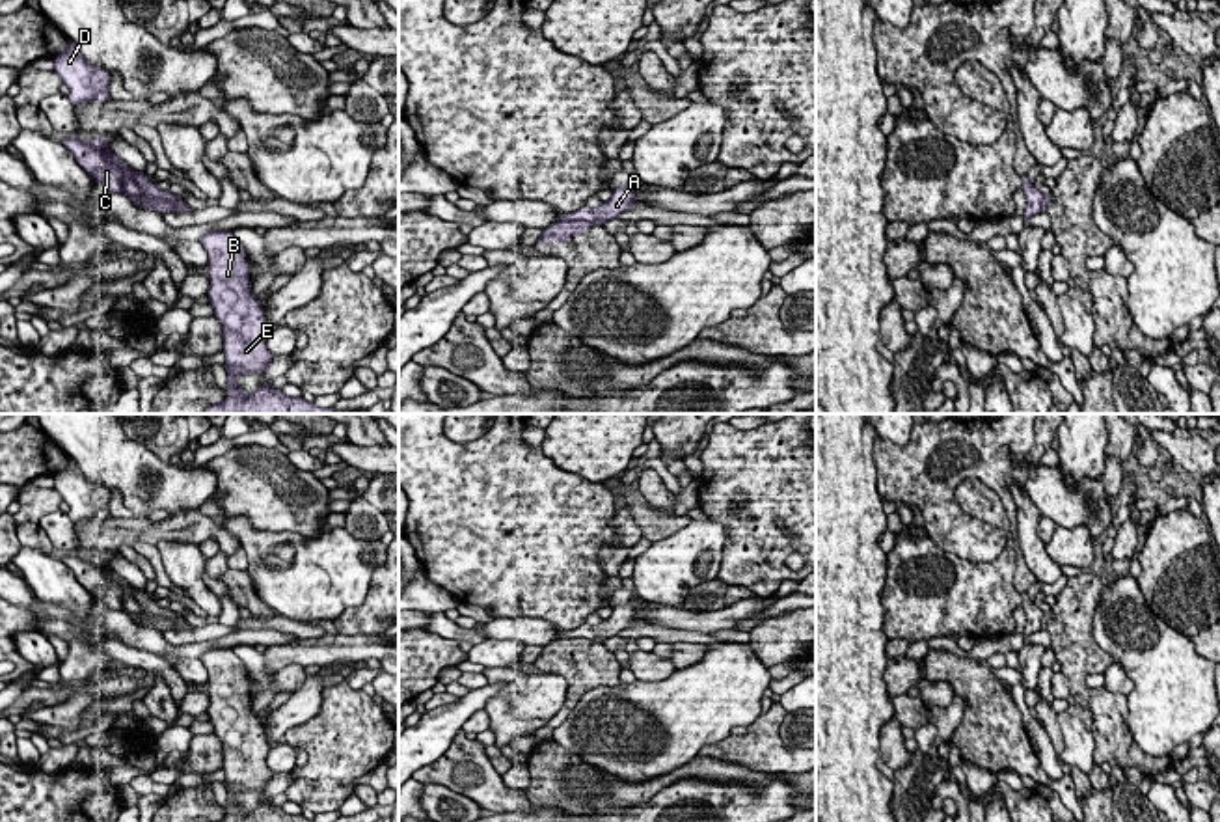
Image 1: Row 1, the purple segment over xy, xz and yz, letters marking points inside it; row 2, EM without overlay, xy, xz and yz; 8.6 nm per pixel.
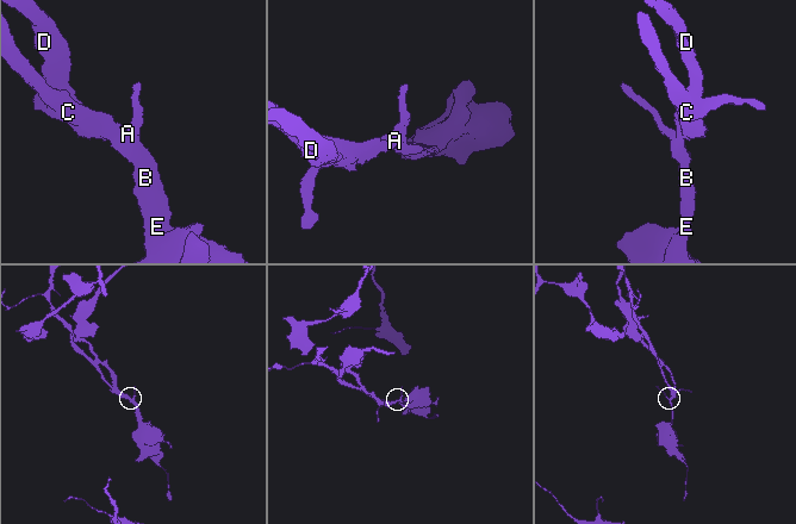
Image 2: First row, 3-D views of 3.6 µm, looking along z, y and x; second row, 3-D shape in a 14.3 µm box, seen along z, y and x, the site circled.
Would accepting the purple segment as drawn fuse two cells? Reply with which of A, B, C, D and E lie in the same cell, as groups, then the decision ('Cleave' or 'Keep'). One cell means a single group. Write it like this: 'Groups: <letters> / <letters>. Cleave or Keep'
Groups: A B C E / D. Cleave

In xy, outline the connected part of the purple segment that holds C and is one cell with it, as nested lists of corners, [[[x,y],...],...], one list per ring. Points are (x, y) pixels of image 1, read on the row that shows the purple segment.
[[[67,136],[63,145],[73,153],[76,164],[95,181],[112,192],[123,194],[125,173],[104,158],[104,153],[91,142]]]

